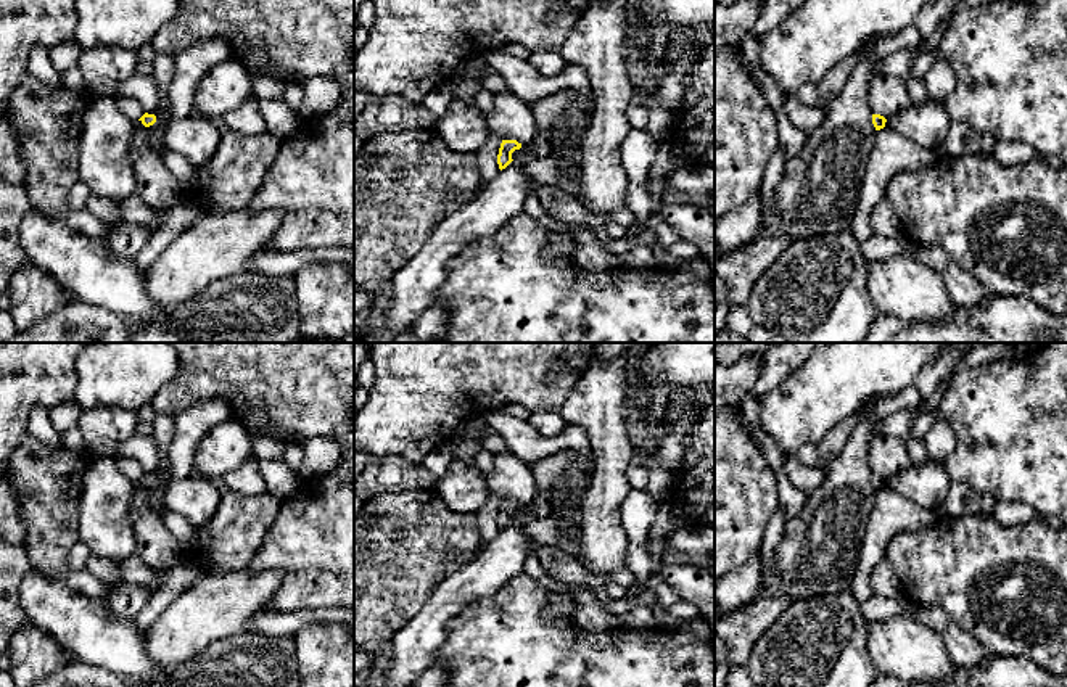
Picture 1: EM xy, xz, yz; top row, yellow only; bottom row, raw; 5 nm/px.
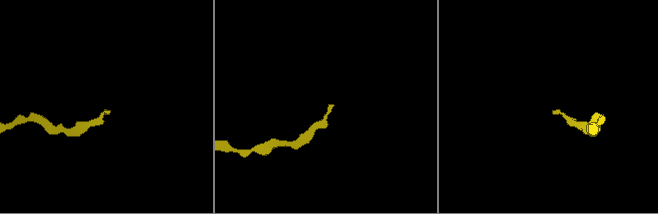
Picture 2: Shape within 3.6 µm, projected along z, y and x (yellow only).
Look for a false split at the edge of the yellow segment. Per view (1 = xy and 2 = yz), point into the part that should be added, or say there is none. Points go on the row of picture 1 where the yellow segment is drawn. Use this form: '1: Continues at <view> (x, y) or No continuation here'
1: No continuation here
2: No continuation here

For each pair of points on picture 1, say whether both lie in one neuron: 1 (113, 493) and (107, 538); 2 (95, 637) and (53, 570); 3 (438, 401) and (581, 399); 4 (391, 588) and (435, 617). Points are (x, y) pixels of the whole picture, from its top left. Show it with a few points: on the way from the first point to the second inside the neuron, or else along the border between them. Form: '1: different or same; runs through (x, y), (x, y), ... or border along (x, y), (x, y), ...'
1: same; runs through (107, 504), (107, 526)
2: different; border along (31, 567), (49, 578), (65, 583)
3: different; border along (586, 367), (557, 411)
4: different; border along (444, 578), (427, 602), (395, 634)

